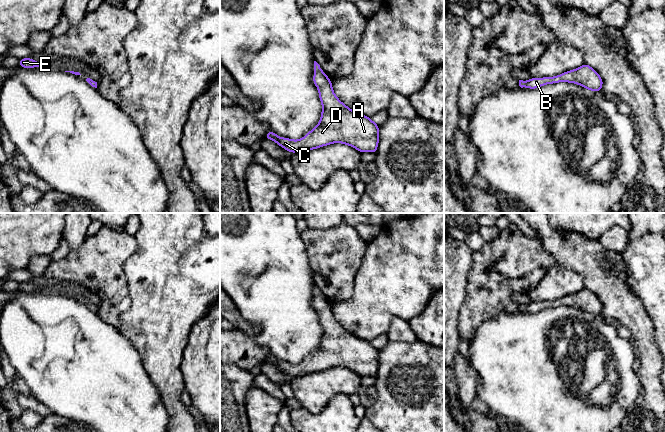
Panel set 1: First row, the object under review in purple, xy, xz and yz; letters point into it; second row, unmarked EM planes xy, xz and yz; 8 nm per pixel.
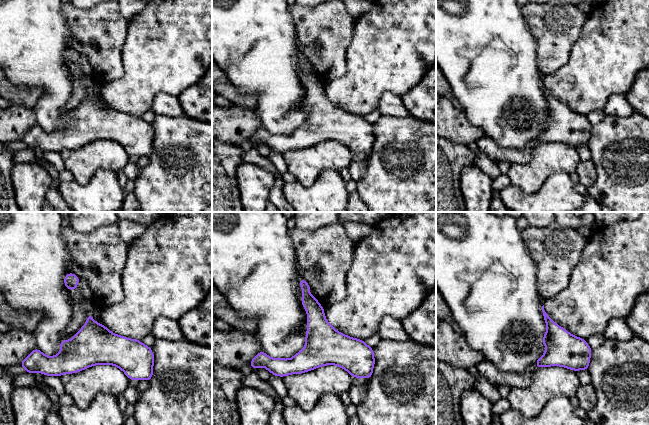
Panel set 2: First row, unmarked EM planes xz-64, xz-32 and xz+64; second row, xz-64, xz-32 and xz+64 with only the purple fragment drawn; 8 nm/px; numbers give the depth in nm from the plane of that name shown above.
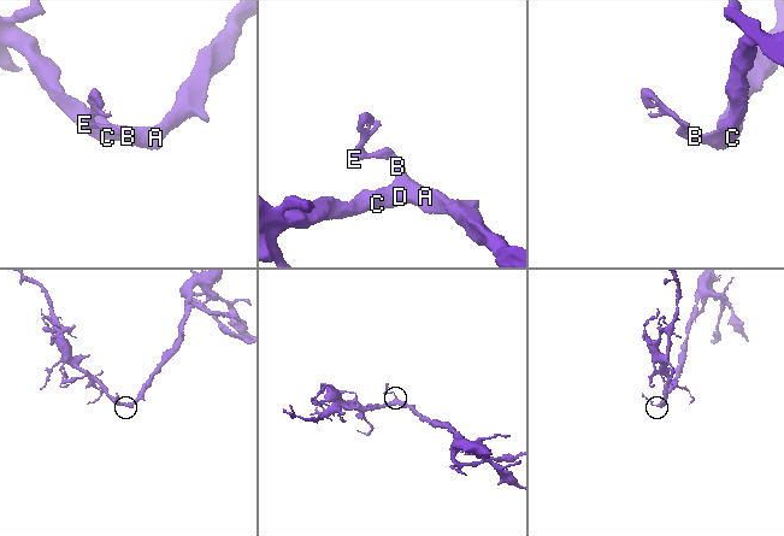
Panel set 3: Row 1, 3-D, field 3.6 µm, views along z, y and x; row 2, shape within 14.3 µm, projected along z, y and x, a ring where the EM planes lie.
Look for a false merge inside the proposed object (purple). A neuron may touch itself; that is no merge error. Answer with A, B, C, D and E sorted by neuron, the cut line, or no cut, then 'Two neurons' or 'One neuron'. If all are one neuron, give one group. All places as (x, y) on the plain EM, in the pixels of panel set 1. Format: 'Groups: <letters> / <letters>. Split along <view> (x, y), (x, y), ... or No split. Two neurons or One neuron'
Groups: A B C D E. No split. One neuron

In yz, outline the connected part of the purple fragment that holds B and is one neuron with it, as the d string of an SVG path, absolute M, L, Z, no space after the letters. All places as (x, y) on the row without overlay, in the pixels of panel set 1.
M585 287L577 293L566 295L554 301L530 302L526 306L519 304L519 310L521 312L537 313L542 309L558 306L575 307L594 316L601 316L603 310L601 300L591 290Z

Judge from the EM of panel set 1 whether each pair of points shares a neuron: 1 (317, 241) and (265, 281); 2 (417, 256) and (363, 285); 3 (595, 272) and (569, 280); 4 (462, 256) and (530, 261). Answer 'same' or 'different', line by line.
1: different
2: same
3: different
4: different

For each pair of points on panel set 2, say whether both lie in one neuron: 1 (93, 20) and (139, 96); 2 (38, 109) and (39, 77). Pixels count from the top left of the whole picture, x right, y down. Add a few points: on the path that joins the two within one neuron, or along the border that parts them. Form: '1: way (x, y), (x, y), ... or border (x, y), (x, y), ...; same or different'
1: border (122, 44), (123, 75), (105, 84); different
2: way (46, 101), (47, 85); same

